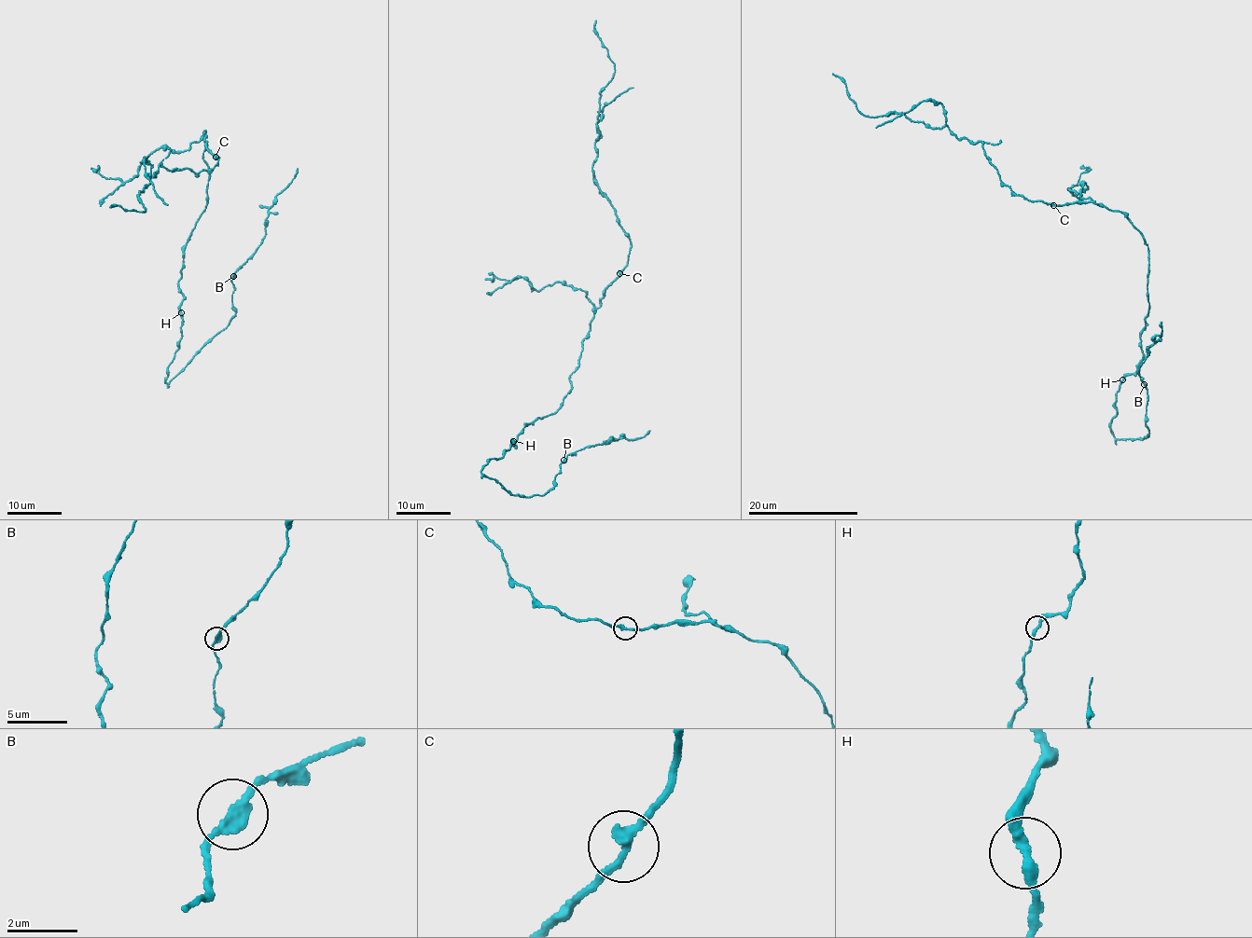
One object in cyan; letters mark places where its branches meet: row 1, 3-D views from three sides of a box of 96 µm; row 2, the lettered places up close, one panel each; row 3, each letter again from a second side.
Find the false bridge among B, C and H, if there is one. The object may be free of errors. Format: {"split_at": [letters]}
{"split_at": []}

